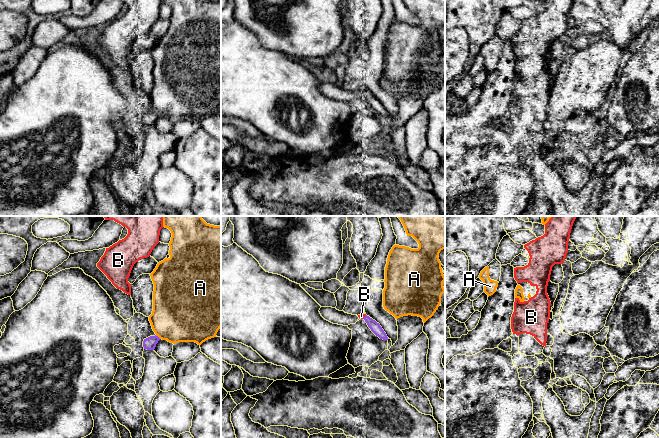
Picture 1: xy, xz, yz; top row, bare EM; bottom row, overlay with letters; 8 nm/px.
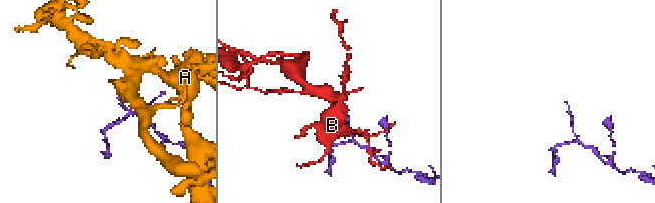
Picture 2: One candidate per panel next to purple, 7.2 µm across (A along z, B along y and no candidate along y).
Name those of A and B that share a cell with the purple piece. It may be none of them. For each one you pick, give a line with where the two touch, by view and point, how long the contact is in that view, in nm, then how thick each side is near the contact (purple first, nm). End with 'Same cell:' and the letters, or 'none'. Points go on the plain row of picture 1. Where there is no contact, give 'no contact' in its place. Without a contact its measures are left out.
B: meets purple in xz at (365, 92); contact 50 nm long; 90 nm thick on the purple side, 40 nm on the other
Same cell: B

